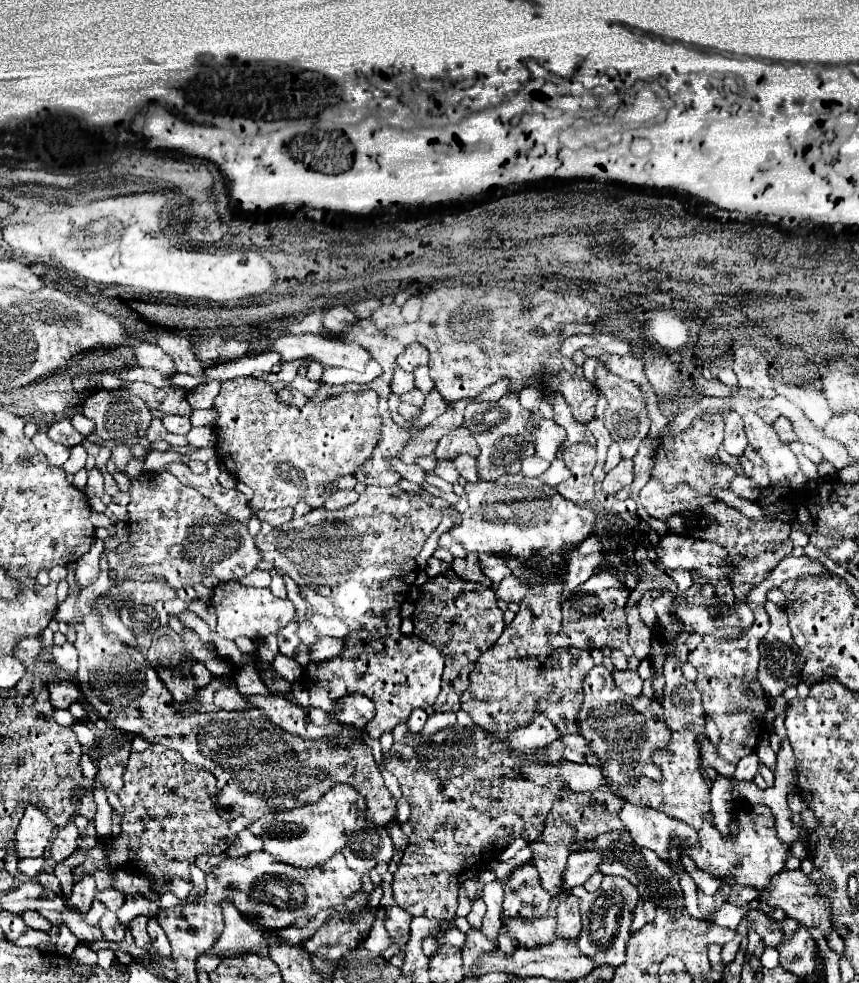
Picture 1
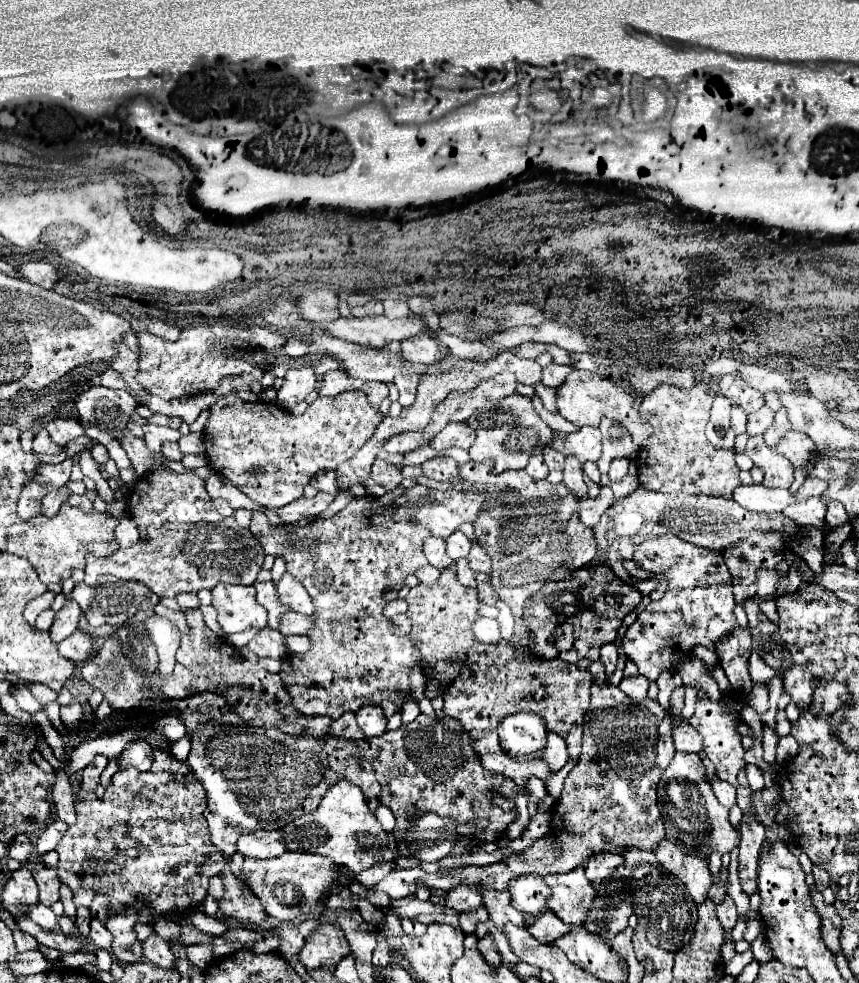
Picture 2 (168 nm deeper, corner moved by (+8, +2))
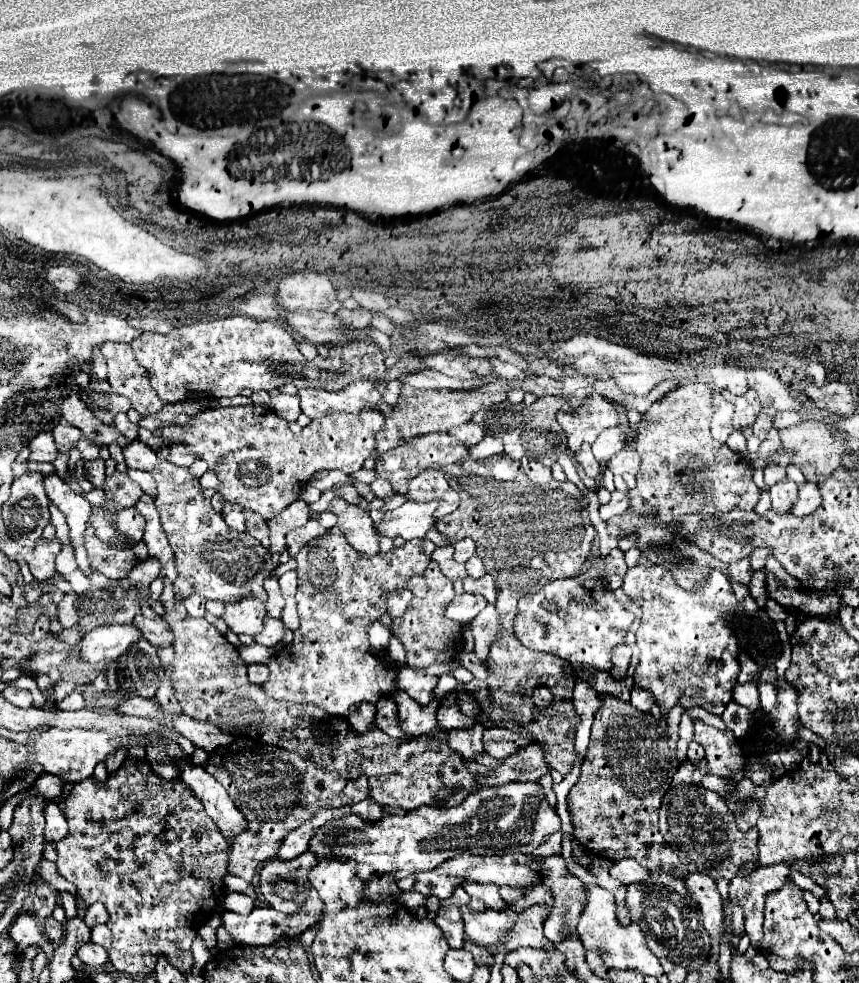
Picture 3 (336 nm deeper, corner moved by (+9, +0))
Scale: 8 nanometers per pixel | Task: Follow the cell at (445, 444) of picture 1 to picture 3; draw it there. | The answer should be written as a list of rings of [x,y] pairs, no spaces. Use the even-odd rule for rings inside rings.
[[[469,422],[469,424],[461,424],[461,426],[453,426],[451,430],[449,430],[449,434],[451,436],[455,436],[463,446],[467,446],[467,448],[471,448],[473,444],[477,444],[477,442],[481,442],[483,440],[483,436],[485,436],[485,432],[483,432],[483,428],[481,426],[477,426],[475,422]]]

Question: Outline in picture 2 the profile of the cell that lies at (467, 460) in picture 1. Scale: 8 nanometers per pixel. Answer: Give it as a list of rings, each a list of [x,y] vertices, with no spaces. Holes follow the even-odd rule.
[[[432,458],[422,464],[422,474],[438,480],[438,482],[450,482],[454,490],[460,490],[460,478],[458,478],[458,464],[452,458]]]

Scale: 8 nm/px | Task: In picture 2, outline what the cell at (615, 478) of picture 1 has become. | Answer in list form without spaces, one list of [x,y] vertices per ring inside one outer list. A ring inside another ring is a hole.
[[[616,458],[616,460],[612,460],[610,472],[608,472],[608,476],[610,476],[612,482],[618,482],[622,476],[626,476],[626,472],[628,472],[628,460],[626,460],[626,458]]]

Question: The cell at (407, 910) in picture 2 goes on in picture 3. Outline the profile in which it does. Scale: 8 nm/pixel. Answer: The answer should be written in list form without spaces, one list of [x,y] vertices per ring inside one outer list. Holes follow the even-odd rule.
[[[441,907],[435,916],[435,924],[443,931],[450,948],[463,947],[464,922],[458,907]]]

